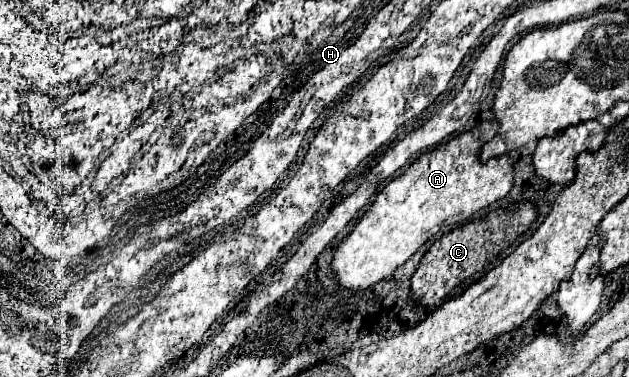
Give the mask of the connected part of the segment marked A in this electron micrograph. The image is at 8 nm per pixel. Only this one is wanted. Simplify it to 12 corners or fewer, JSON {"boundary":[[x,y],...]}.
{"boundary":[[486,121],[392,179],[338,243],[336,285],[390,277],[448,225],[504,199]]}

